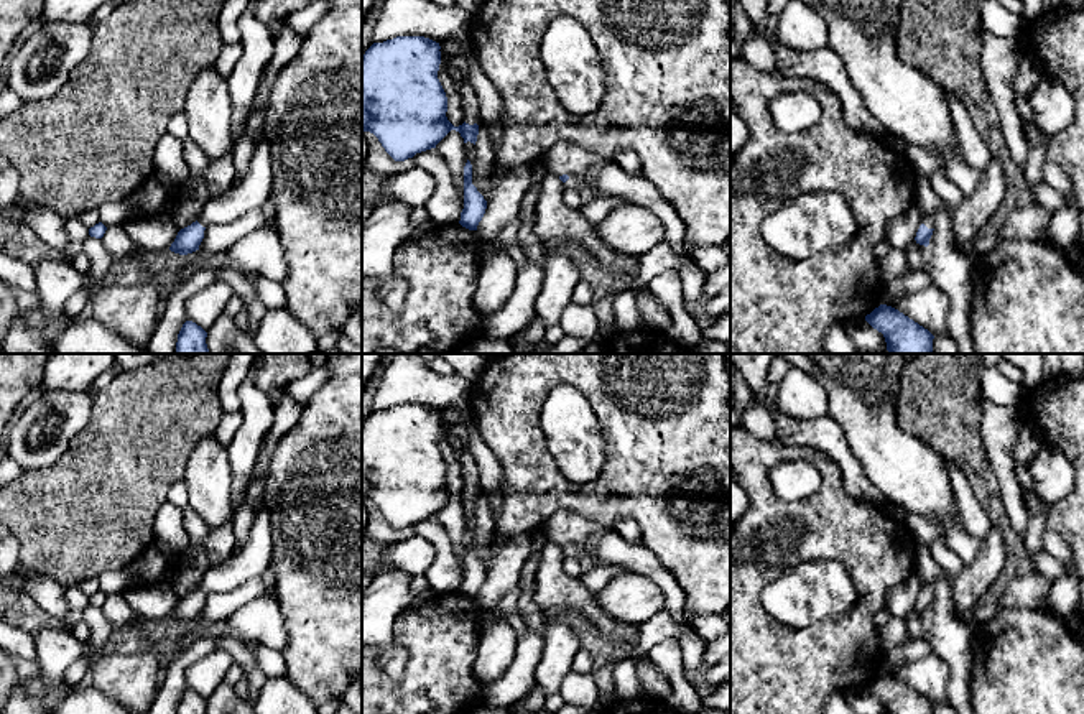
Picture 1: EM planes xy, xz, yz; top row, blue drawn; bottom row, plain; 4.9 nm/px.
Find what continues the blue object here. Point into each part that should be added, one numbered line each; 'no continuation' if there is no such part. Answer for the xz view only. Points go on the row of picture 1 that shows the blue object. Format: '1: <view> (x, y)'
1: xz (574, 181)

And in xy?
1: xy (252, 190)

